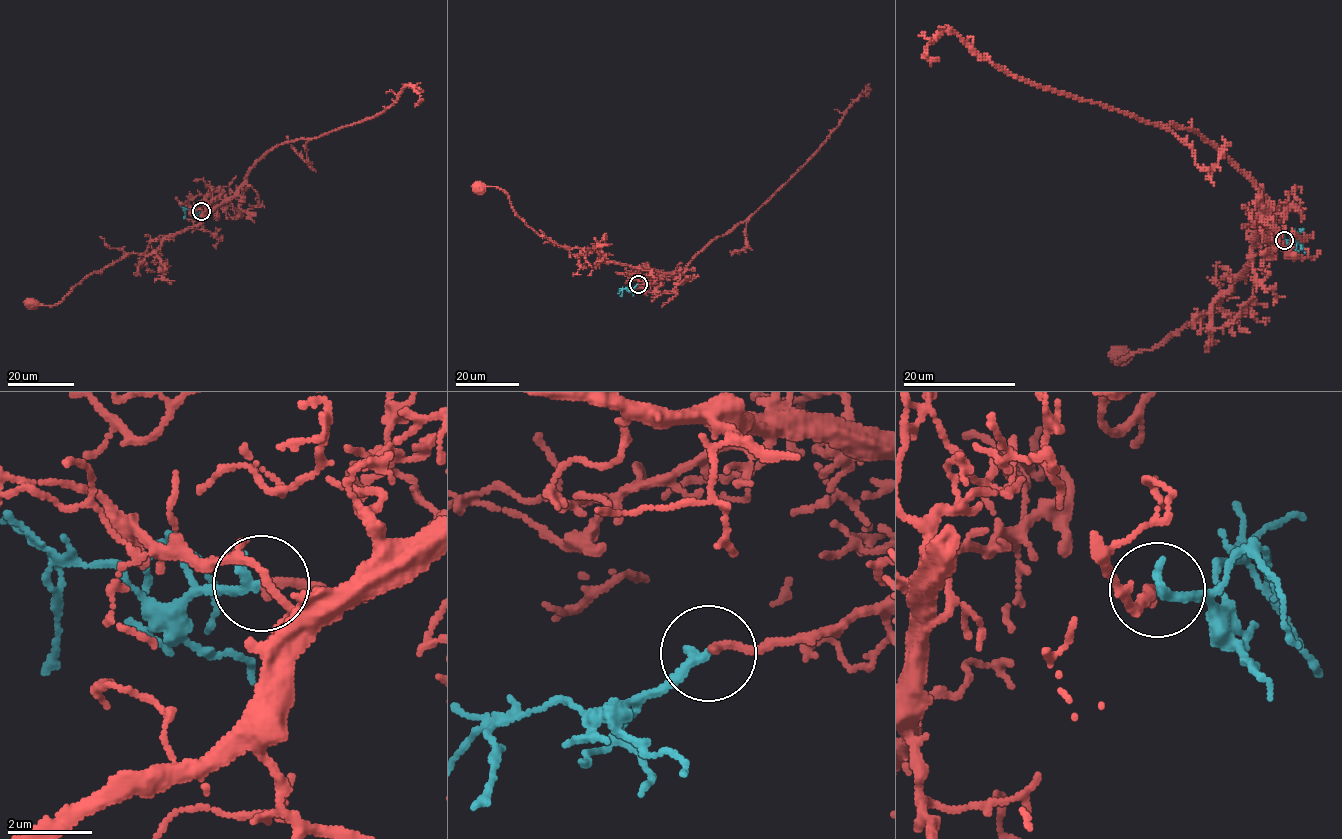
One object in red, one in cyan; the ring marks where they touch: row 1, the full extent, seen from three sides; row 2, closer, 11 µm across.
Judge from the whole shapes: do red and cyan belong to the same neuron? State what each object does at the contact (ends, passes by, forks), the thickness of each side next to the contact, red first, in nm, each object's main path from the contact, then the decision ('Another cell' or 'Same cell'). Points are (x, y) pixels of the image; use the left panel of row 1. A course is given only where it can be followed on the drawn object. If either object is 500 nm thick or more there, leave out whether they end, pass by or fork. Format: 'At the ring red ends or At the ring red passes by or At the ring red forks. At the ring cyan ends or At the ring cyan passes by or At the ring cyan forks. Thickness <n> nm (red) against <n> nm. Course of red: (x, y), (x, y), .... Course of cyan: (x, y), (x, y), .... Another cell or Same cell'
At the ring red ends. At the ring cyan ends. Thickness 220 nm (red) against 260 nm. Course of red: (201, 211), (223, 201), (154, 252), (128, 252), (87, 275), (56, 304), (33, 303). Course of cyan: (201, 211), (193, 213), (185, 209), (184, 218). Same cell

